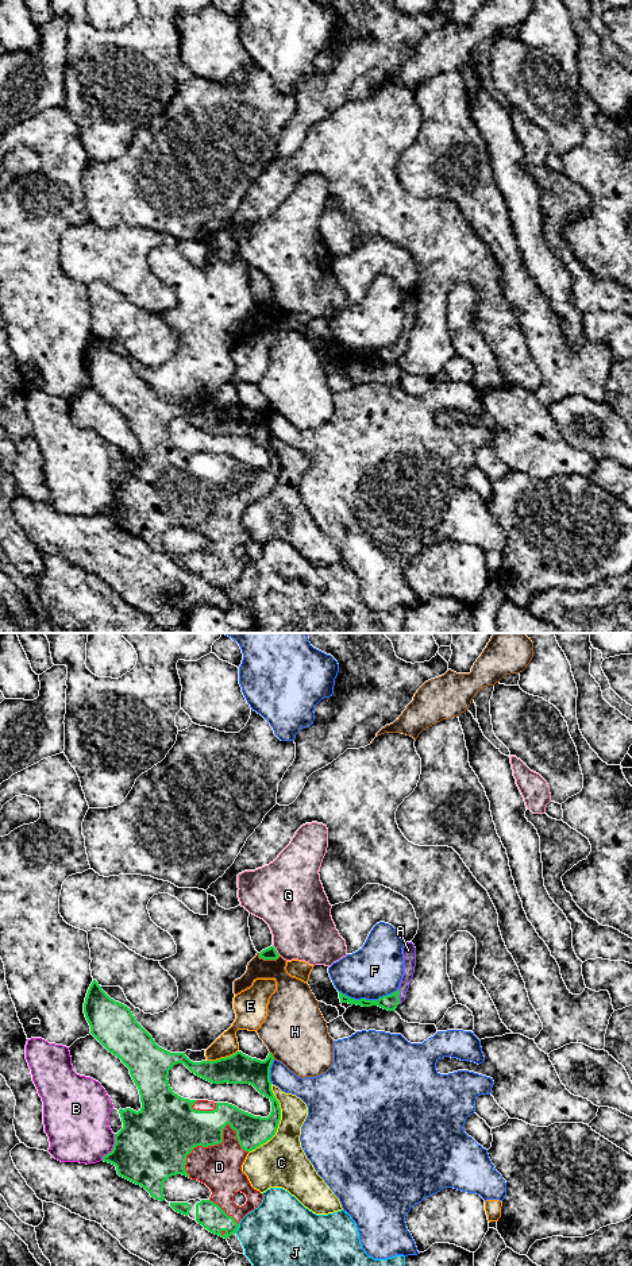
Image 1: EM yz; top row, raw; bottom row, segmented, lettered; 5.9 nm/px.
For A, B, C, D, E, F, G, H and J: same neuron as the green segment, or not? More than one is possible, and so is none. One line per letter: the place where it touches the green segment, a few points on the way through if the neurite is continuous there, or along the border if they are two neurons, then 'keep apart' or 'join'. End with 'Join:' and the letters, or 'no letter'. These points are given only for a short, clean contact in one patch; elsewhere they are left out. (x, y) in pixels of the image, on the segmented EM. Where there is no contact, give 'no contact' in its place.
A: meets green in yz at (399, 995); runs through yz (389, 1002), (399, 995), (408, 975), (409, 954); join
B: meets green in yz at (114, 1147); keep apart
C: meets green in yz at (278, 1122); keep apart
D: meets green in yz at (203, 1146); join
E: meets green in yz at (222, 1058); keep apart
F: meets green in yz at (367, 1000); keep apart
G: meets green in yz at (276, 950); border along yz (273, 945), (280, 954); keep apart
H: meets green in yz at (269, 958); keep apart
J: meets green in yz at (238, 1227); keep apart
Join: A, D

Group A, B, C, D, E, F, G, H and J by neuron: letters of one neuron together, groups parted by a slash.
A D / B / C / E / F / G / H / J

